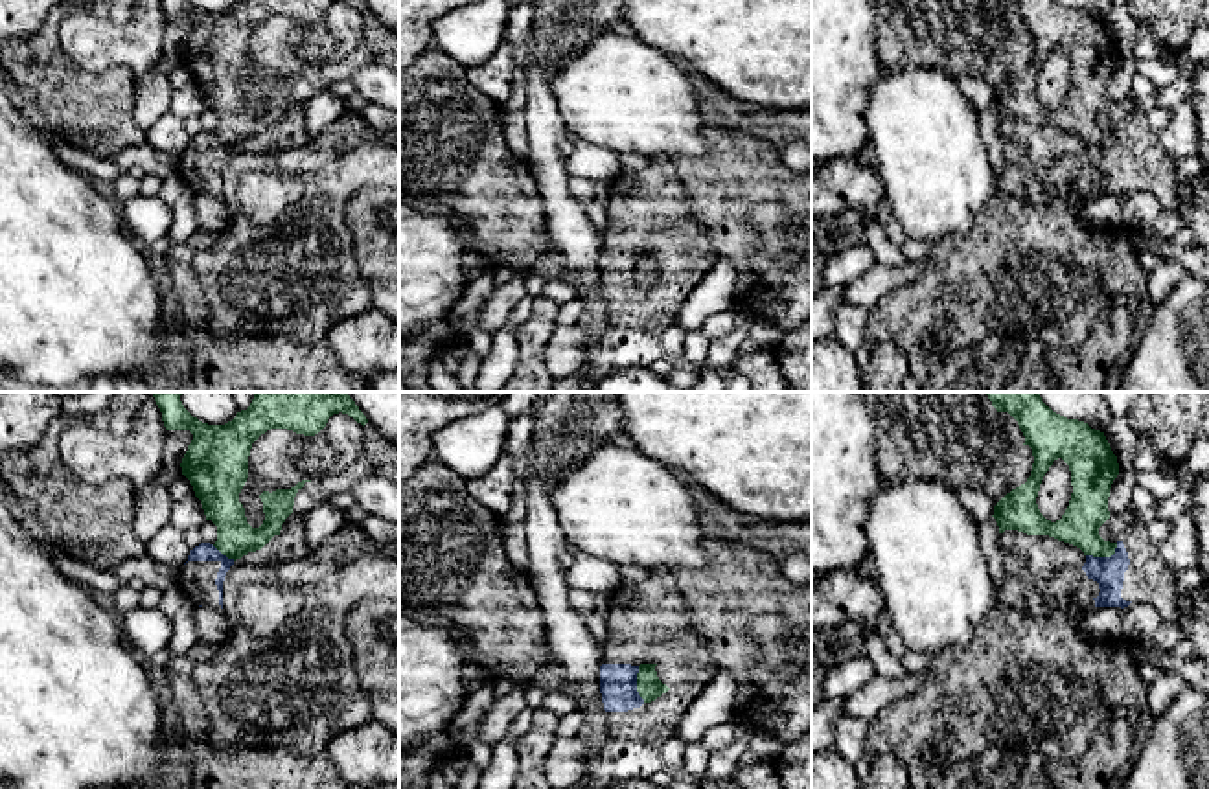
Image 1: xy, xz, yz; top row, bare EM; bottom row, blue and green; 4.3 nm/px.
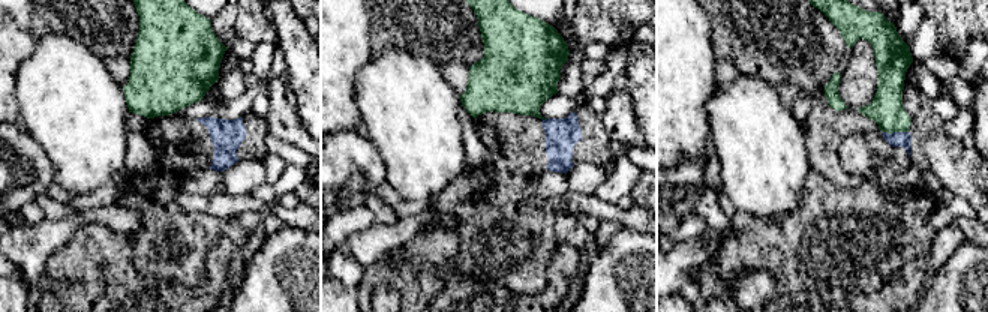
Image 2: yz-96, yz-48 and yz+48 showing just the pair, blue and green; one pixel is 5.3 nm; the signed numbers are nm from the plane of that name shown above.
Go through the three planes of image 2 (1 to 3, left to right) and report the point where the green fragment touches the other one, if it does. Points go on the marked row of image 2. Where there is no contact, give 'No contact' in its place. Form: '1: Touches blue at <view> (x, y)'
1: No contact
2: Touches blue at yz-48 (544, 120)
3: Touches blue at yz+48 (895, 132)

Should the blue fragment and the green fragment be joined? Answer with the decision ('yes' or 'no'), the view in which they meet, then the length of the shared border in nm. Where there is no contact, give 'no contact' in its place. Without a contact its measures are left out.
no; contact in yz; length 160 nm

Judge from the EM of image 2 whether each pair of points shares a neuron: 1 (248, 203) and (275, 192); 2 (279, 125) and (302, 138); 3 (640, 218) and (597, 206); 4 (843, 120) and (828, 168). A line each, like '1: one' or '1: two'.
1: two
2: one
3: one
4: one

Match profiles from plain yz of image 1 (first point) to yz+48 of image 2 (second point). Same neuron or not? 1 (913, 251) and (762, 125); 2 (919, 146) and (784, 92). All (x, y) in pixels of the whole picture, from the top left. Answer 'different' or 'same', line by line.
1: different
2: different

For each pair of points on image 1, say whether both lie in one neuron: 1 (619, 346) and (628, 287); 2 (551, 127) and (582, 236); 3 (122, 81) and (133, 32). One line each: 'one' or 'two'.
1: two
2: one
3: two

